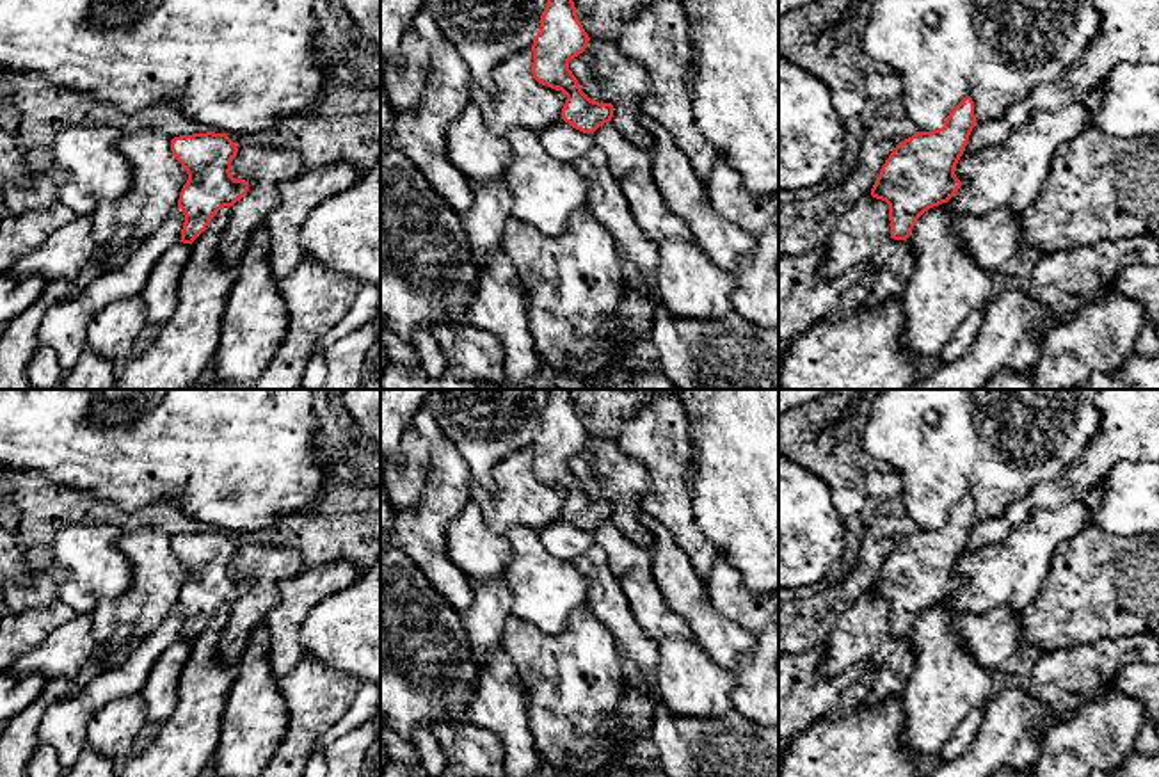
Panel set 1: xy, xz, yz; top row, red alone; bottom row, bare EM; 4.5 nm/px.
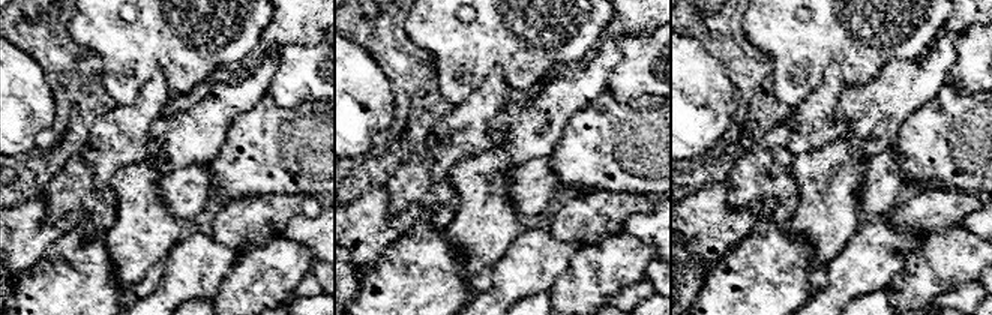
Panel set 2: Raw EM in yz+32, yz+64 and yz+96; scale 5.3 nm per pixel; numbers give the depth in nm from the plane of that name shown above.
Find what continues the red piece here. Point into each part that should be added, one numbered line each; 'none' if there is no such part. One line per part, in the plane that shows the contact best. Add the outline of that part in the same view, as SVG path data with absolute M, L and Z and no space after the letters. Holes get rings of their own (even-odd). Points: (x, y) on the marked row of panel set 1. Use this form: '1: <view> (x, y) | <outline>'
none

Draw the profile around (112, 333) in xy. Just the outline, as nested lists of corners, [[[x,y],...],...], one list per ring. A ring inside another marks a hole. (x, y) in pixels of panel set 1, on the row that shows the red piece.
[[[139,295],[116,300],[92,316],[87,327],[87,348],[116,363],[130,356],[146,325],[146,311]]]

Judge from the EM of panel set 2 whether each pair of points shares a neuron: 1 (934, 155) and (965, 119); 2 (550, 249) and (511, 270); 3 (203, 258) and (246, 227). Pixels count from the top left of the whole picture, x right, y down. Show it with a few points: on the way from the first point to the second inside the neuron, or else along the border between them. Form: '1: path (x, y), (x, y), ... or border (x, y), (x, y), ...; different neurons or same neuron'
1: path (938, 146), (956, 128); same neuron
2: path (541, 258), (526, 270), (520, 270); same neuron
3: border (210, 234), (218, 242), (230, 246), (237, 255); different neurons

